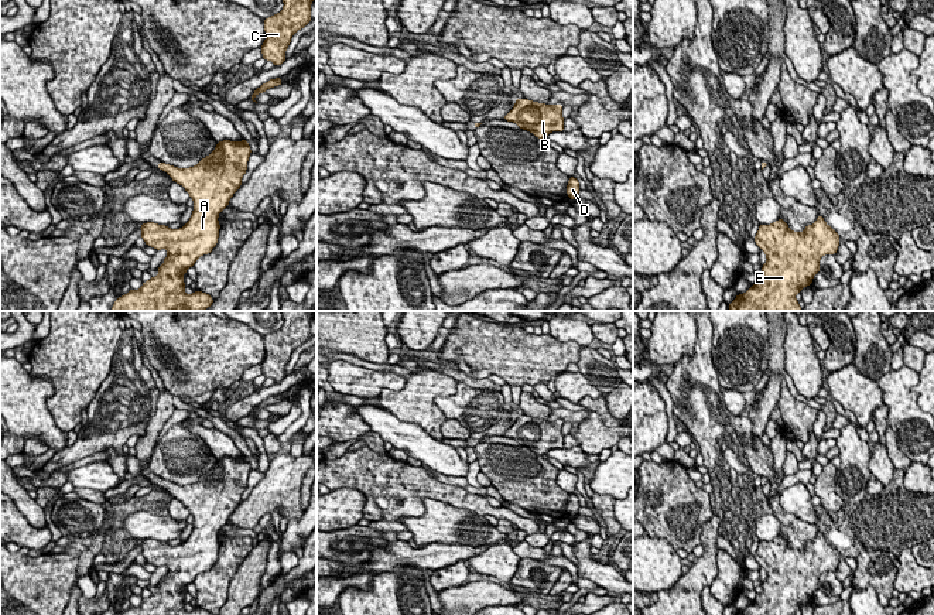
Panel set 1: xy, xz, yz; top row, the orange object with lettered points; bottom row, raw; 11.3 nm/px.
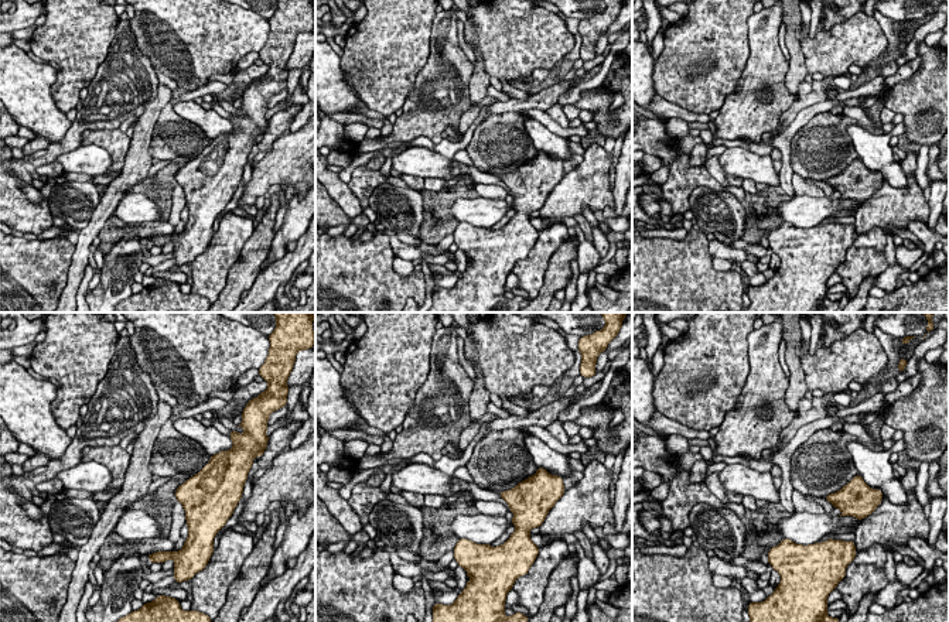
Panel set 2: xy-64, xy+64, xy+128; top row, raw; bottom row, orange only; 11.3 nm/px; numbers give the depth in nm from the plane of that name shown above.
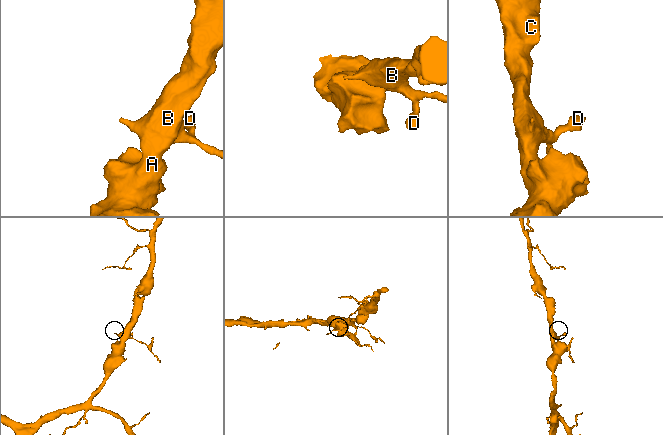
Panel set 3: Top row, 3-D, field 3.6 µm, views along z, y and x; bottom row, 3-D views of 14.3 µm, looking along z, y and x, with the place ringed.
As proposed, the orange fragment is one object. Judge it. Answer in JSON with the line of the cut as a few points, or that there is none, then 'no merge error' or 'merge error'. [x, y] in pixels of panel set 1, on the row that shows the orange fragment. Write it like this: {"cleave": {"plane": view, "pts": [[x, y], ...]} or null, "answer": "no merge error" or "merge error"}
{"cleave": null, "answer": "no merge error"}

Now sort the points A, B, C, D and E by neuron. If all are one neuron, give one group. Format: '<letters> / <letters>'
A B C D E

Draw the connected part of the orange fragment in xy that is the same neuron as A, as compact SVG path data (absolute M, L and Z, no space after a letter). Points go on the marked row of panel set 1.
M218 141L215 150L198 165L178 168L158 163L174 182L185 188L194 199L194 212L179 229L147 222L140 225L141 238L155 250L167 249L160 274L144 281L140 290L119 297L110 311L205 311L213 298L202 291L185 294L182 276L198 257L208 254L218 243L219 213L240 188L252 154L249 141Z

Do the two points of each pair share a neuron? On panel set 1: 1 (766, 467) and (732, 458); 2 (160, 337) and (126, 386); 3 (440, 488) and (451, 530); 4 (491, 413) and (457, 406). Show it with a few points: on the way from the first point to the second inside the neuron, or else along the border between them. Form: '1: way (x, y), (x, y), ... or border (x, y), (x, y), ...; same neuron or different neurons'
1: border (735, 431), (755, 475); different neurons
2: border (139, 344), (142, 351); different neurons
3: border (475, 513), (424, 498), (424, 512), (413, 515); different neurons
4: way (482, 409), (465, 406); same neuron

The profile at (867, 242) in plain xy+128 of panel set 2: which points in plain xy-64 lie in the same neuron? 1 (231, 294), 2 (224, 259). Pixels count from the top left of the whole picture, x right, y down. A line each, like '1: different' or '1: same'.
1: different
2: same

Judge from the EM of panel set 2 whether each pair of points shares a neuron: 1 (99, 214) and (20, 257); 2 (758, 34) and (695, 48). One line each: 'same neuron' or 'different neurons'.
1: different neurons
2: different neurons

